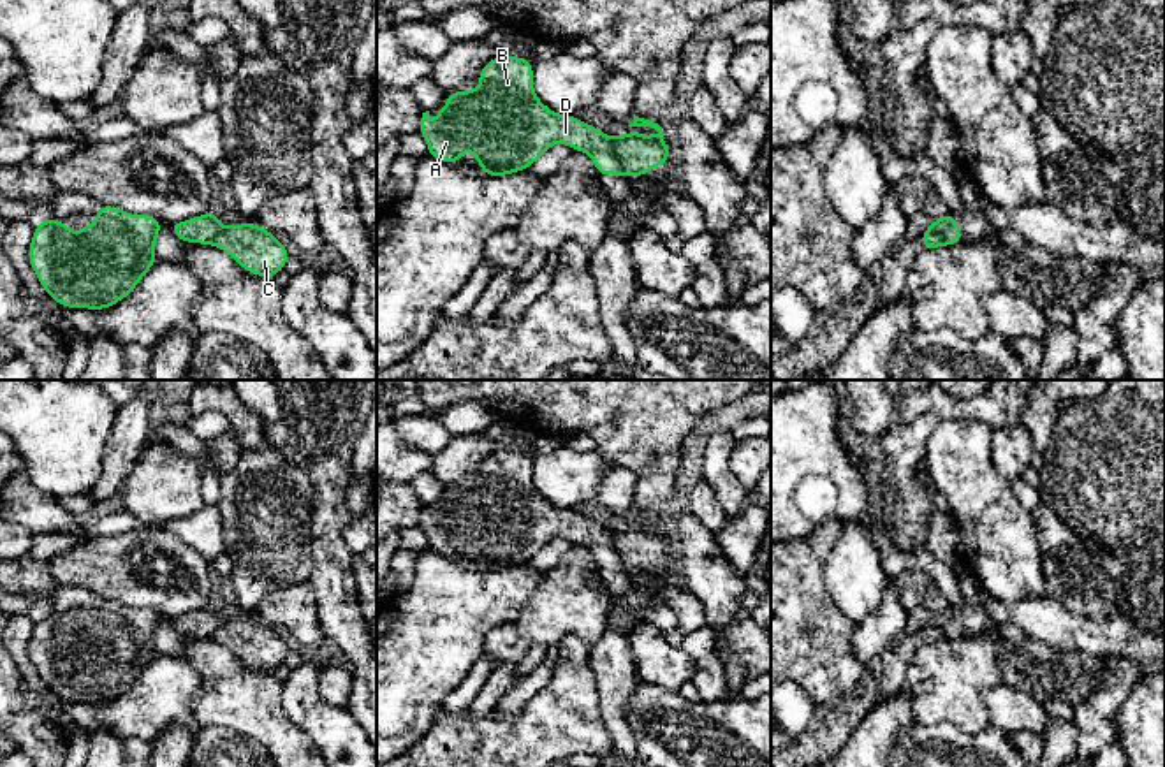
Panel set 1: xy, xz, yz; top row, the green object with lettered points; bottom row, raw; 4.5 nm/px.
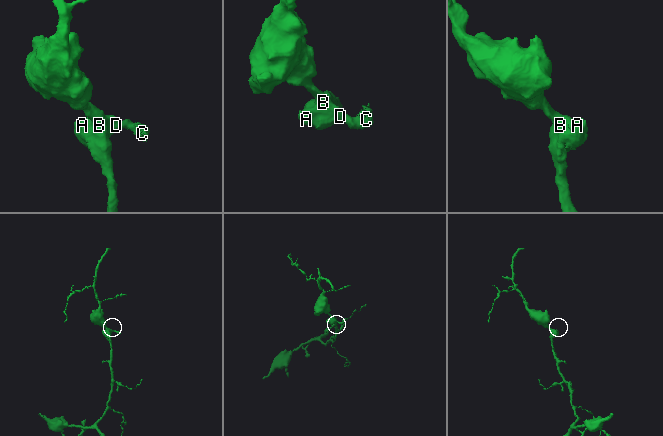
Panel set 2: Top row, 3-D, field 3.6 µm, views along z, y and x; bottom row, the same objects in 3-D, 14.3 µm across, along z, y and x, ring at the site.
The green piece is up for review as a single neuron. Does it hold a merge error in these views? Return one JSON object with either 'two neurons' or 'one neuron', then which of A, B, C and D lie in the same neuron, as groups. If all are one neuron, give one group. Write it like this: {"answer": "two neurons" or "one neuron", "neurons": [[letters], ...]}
{"answer": "two neurons", "neurons": [["A", "B", "D"], ["C"]]}

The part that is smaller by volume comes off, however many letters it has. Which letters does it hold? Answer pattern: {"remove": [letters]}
{"remove": ["C"]}

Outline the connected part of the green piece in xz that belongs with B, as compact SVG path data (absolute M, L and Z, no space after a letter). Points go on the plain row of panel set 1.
M498 449L482 461L479 475L480 478L470 486L451 486L449 494L436 507L435 519L429 517L429 505L422 507L419 528L428 537L428 551L454 558L465 552L465 542L470 540L480 565L500 572L531 561L553 538L563 537L574 545L588 547L600 572L623 570L607 528L572 508L558 508L537 493L530 454Z

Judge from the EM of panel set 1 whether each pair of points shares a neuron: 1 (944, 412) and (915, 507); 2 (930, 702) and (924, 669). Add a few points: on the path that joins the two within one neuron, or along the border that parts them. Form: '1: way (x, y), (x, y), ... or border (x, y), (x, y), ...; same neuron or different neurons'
1: border (898, 421), (924, 414), (940, 421); different neurons
2: way (930, 693), (930, 681), (926, 678); same neuron

